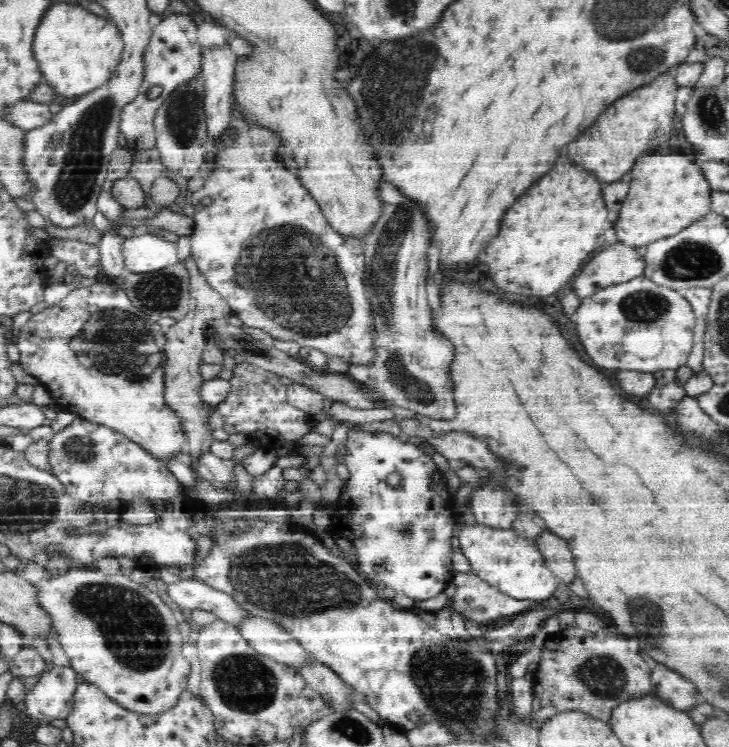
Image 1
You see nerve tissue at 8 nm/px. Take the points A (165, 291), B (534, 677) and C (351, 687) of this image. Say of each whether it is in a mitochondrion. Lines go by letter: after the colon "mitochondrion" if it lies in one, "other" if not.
A: mitochondrion
B: other
C: other

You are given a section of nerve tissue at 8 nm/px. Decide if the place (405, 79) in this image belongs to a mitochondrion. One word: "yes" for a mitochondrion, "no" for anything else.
yes

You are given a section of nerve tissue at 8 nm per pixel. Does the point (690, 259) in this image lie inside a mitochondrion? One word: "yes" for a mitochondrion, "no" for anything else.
yes

